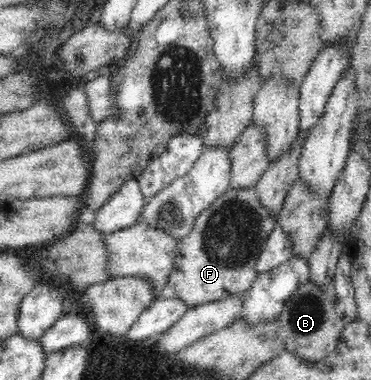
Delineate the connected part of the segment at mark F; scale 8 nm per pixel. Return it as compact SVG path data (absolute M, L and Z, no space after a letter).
M229 188L225 194L219 196L209 208L205 208L203 213L197 216L193 230L178 241L174 267L169 274L168 282L175 290L175 296L190 308L247 293L258 275L256 264L275 224L276 217L271 216L261 204L255 190Z

